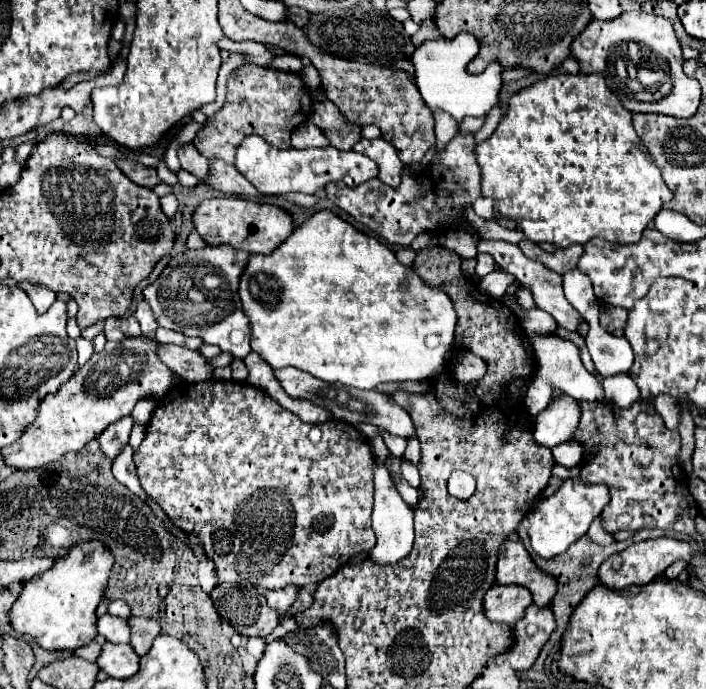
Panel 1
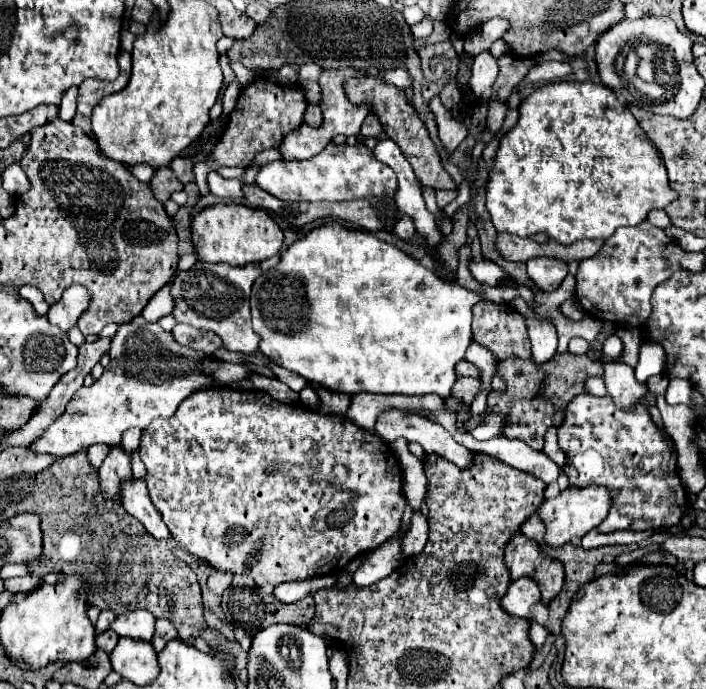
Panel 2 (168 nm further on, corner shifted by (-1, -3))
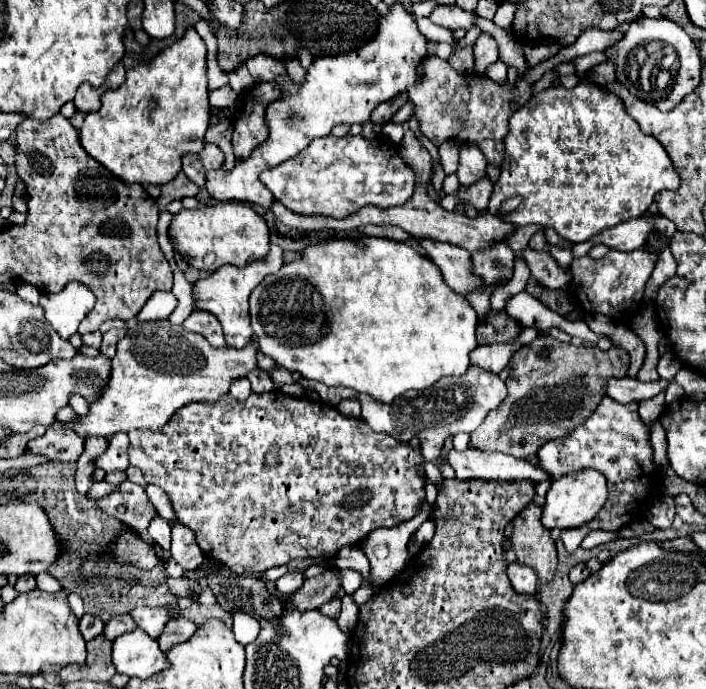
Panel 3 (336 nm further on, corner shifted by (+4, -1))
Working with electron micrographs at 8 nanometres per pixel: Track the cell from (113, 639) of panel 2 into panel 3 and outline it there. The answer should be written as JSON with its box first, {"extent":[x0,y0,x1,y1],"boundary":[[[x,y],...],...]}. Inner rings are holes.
{"extent":[103,613,137,639],"boundary":[[[123,613],[123,615],[115,615],[115,617],[105,625],[103,635],[105,635],[107,639],[117,639],[119,635],[125,635],[125,633],[129,633],[129,631],[133,631],[133,629],[137,629],[137,623],[131,619],[131,615]]]}

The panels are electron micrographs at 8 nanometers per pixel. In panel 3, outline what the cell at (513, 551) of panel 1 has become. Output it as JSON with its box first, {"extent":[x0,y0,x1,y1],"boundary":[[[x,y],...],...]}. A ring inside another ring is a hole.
{"extent":[511,503,557,585],"boundary":[[[529,503],[515,519],[511,533],[513,551],[517,561],[533,567],[539,575],[539,585],[545,585],[553,579],[557,567],[557,549],[551,531],[541,525],[541,507]]]}

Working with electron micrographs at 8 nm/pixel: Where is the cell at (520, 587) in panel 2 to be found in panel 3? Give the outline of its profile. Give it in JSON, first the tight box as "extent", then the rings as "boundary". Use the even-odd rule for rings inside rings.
{"extent":[507,563,537,595],"boundary":[[[511,563],[507,567],[507,577],[513,585],[513,589],[517,593],[527,593],[527,595],[533,595],[537,591],[537,575],[531,567],[527,565],[521,565],[521,563]]]}

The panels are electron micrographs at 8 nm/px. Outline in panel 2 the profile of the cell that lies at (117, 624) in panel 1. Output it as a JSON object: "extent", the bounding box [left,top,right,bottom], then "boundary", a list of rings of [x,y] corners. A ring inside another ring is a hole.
{"extent":[110,609,156,641],"boundary":[[[138,609],[132,613],[118,615],[116,621],[110,625],[112,631],[116,631],[120,637],[132,637],[136,641],[150,641],[154,635],[154,621],[156,617],[150,611]]]}

